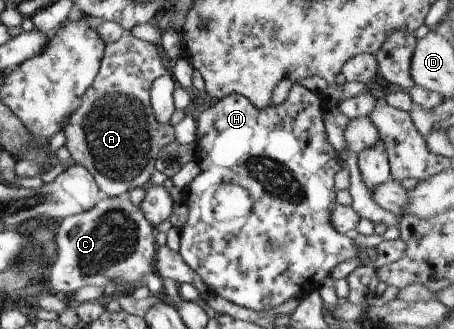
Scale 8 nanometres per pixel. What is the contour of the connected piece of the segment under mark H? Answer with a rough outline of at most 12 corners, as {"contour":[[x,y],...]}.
{"contour":[[303,83],[196,119],[179,253],[253,311],[376,248]]}

